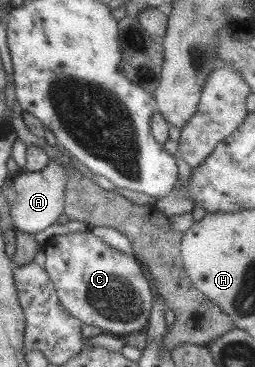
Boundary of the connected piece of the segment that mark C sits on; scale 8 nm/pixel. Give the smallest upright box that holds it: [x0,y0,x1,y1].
[42,230,153,336]

